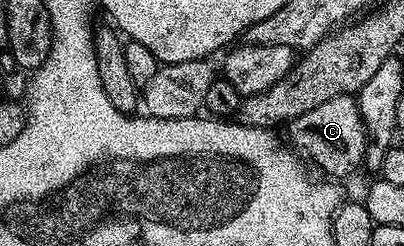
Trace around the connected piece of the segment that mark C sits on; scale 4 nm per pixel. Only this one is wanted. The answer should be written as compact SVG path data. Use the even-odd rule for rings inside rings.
M349 93L336 95L336 99L328 99L328 103L320 103L320 107L300 115L289 123L288 130L291 141L289 144L303 158L311 157L326 172L323 174L331 178L346 177L357 165L363 164L366 156L366 128L357 100Z

